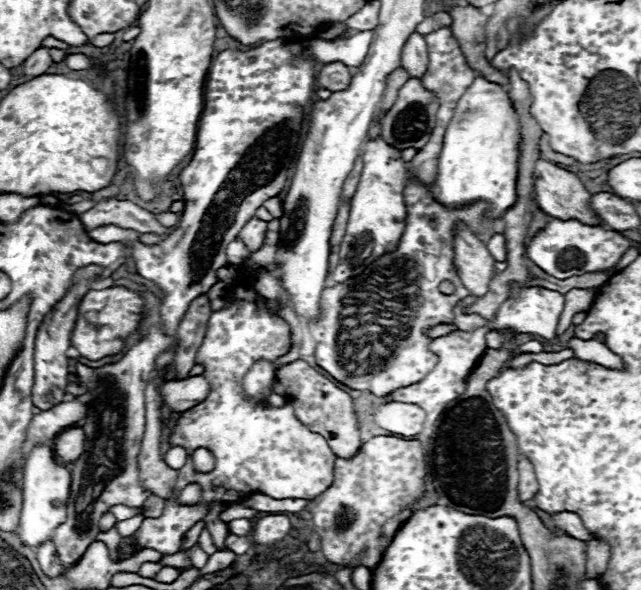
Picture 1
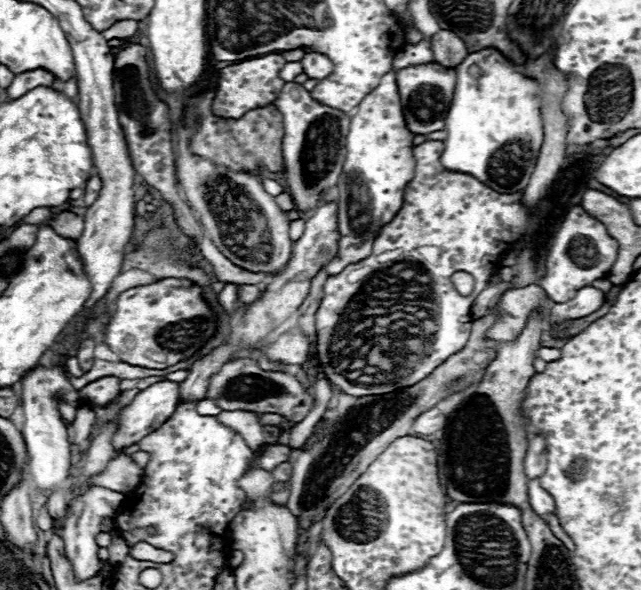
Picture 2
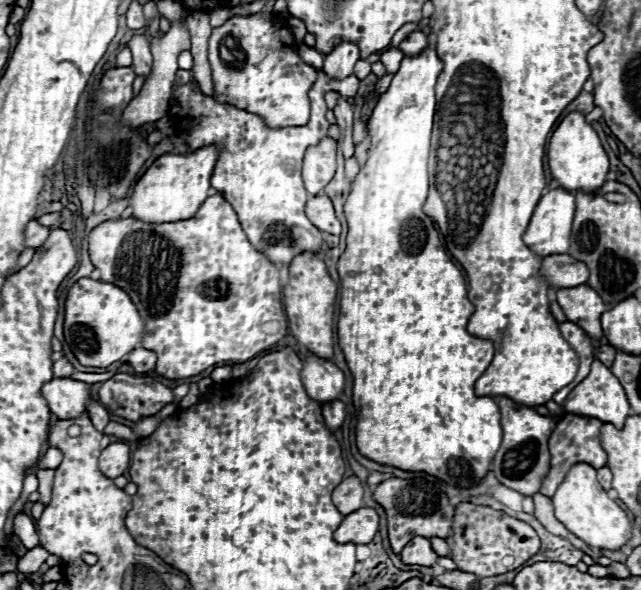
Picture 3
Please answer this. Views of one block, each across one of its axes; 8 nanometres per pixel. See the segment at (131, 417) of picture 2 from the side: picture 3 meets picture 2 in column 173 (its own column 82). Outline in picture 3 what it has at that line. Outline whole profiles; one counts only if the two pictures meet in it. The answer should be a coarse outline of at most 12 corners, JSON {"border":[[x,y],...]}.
{"border":[[54,378],[42,388],[60,420],[88,410],[92,388],[72,378]]}

